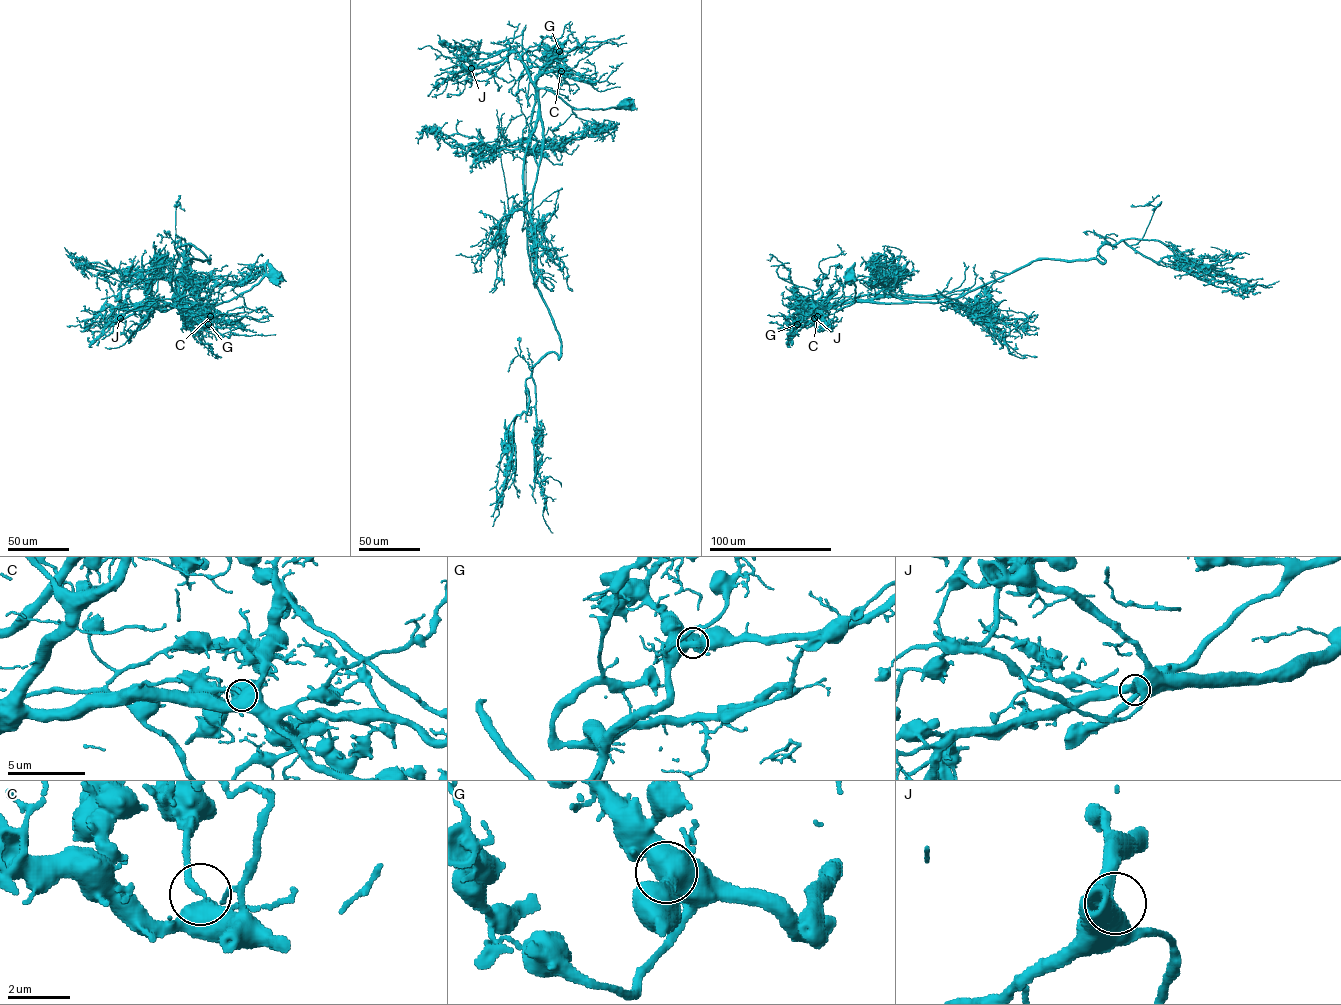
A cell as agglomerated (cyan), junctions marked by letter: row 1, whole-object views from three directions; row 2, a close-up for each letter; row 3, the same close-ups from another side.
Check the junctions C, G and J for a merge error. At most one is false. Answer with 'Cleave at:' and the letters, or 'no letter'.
Cleave at: no letter

